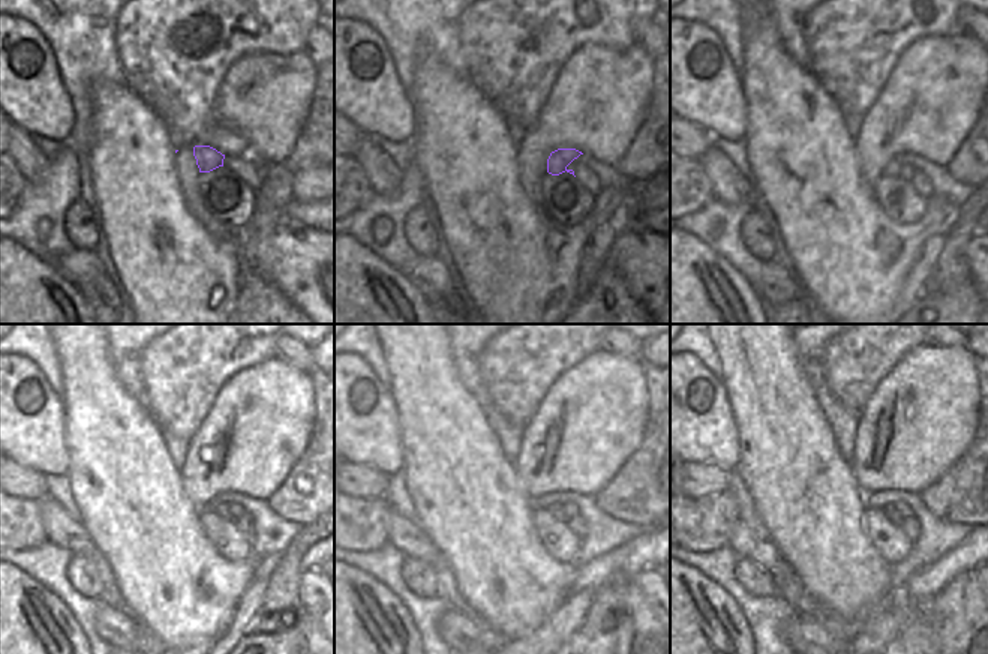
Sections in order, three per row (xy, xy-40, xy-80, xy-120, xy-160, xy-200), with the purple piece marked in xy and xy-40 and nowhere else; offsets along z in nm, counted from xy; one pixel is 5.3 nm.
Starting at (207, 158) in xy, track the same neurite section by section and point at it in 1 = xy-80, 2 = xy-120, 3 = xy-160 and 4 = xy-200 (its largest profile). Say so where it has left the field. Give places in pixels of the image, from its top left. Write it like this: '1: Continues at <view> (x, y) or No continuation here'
1: Continues at xy-80 (894, 167)
2: Continues at xy-120 (230, 512)
3: Continues at xy-160 (564, 512)
4: Continues at xy-200 (898, 513).

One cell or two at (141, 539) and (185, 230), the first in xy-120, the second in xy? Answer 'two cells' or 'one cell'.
one cell

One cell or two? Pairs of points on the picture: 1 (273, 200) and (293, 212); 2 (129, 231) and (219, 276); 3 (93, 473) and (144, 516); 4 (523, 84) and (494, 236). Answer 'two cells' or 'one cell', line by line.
1: two cells
2: one cell
3: one cell
4: two cells

